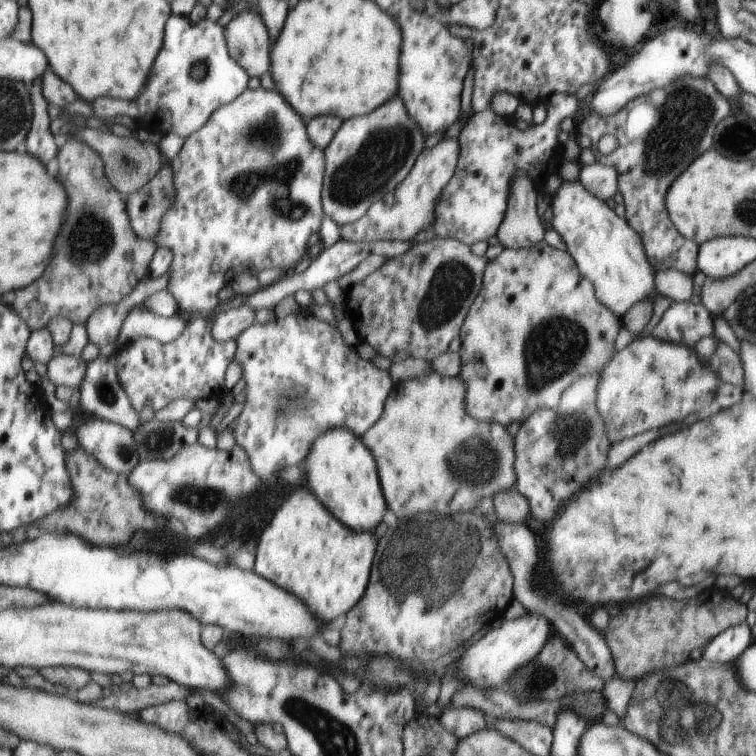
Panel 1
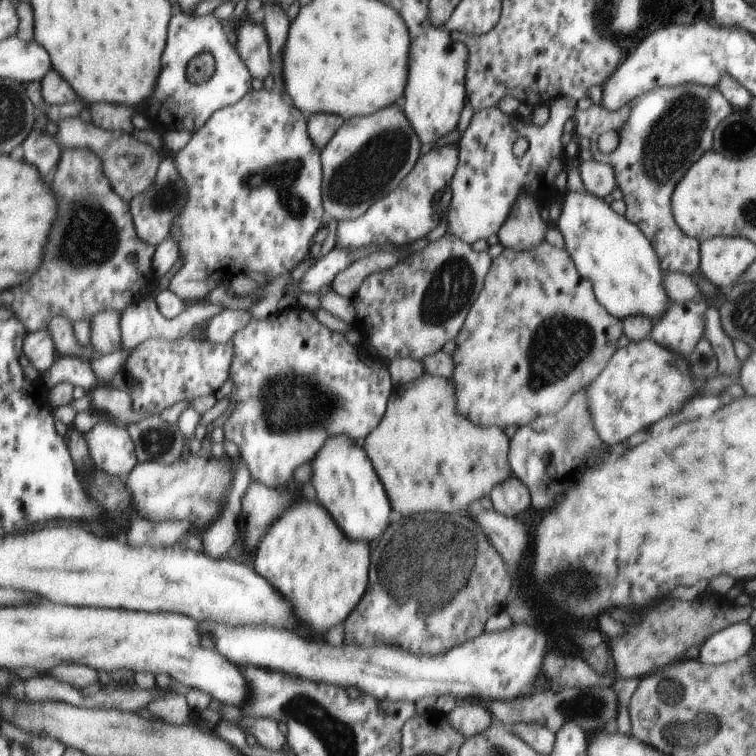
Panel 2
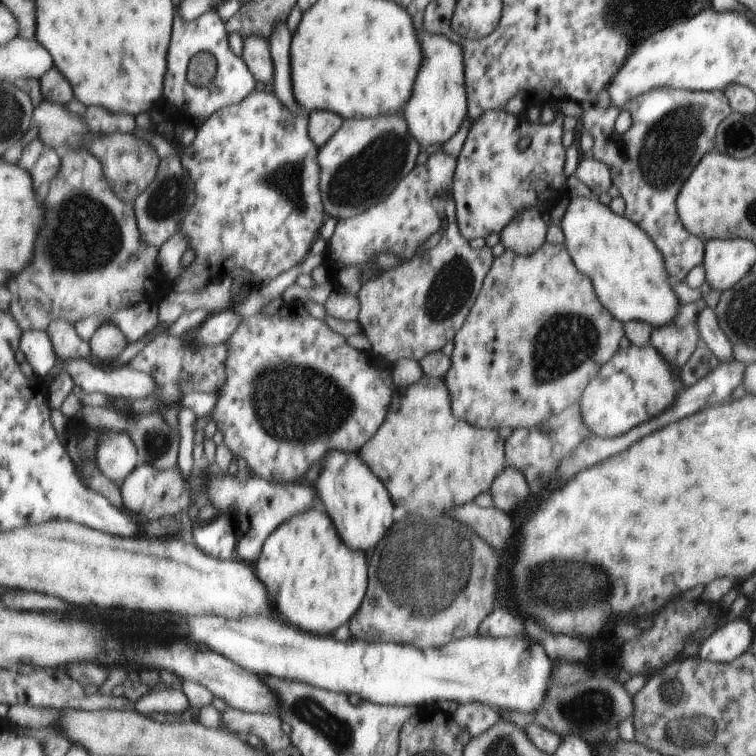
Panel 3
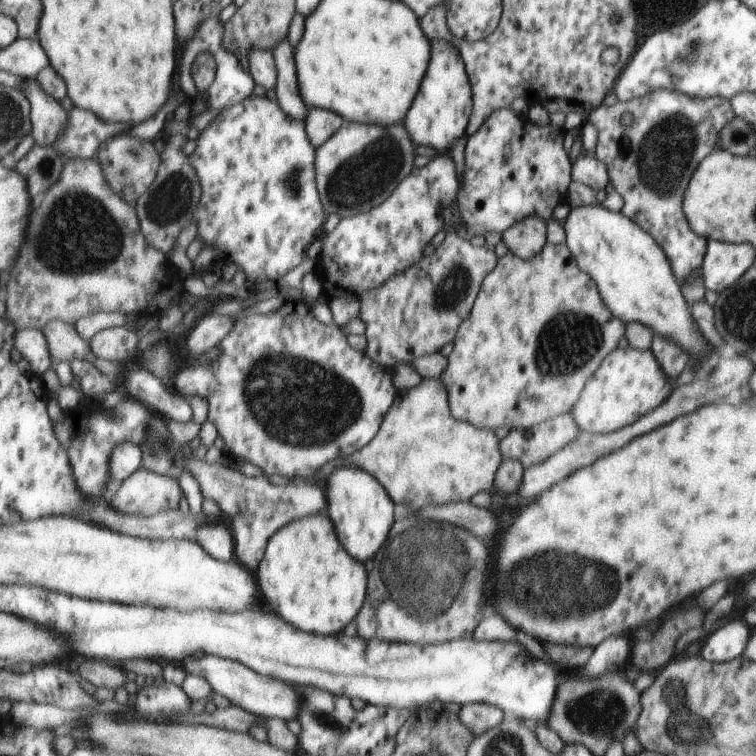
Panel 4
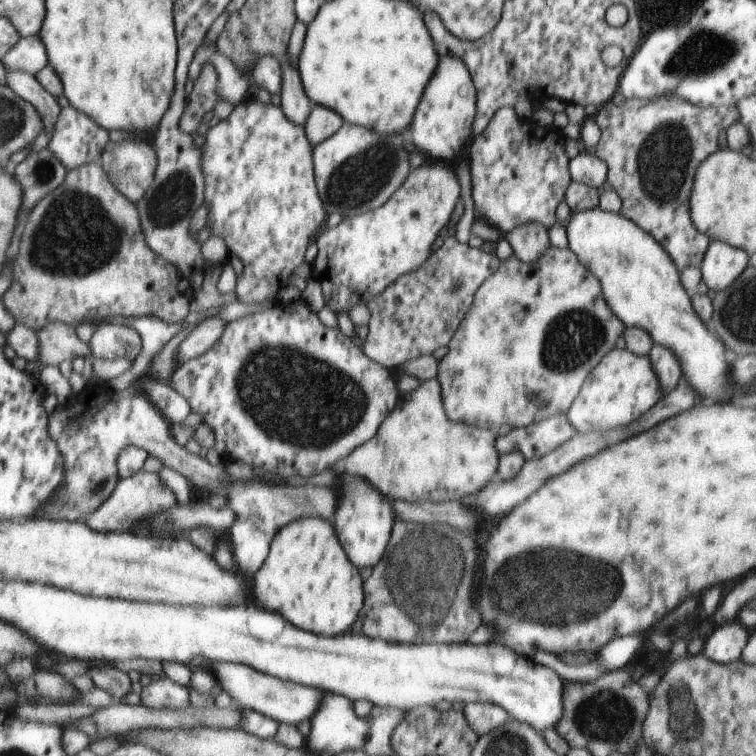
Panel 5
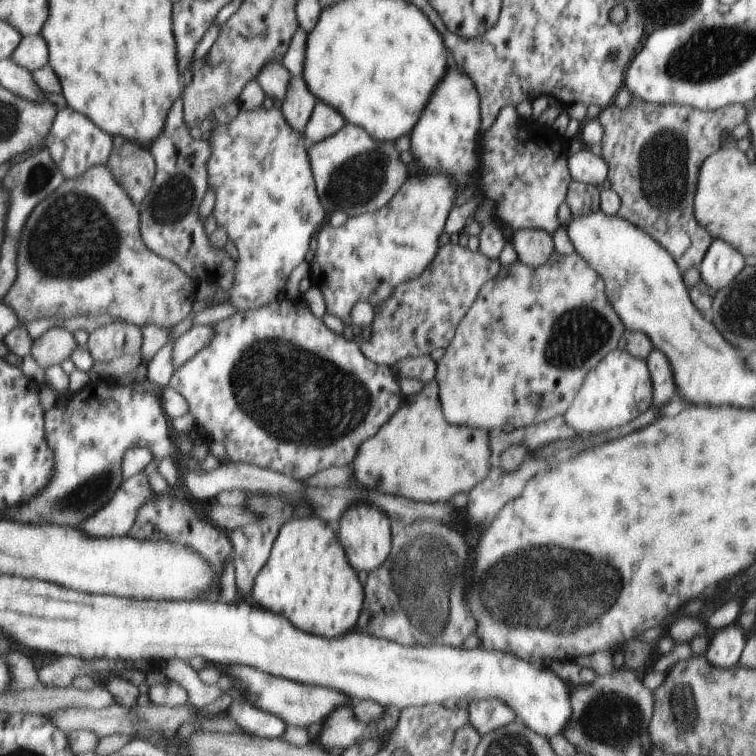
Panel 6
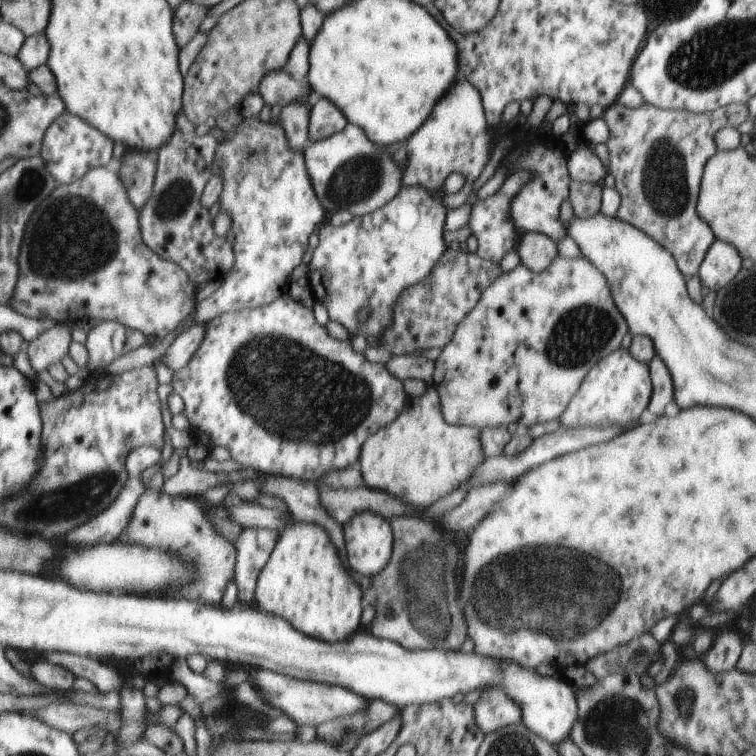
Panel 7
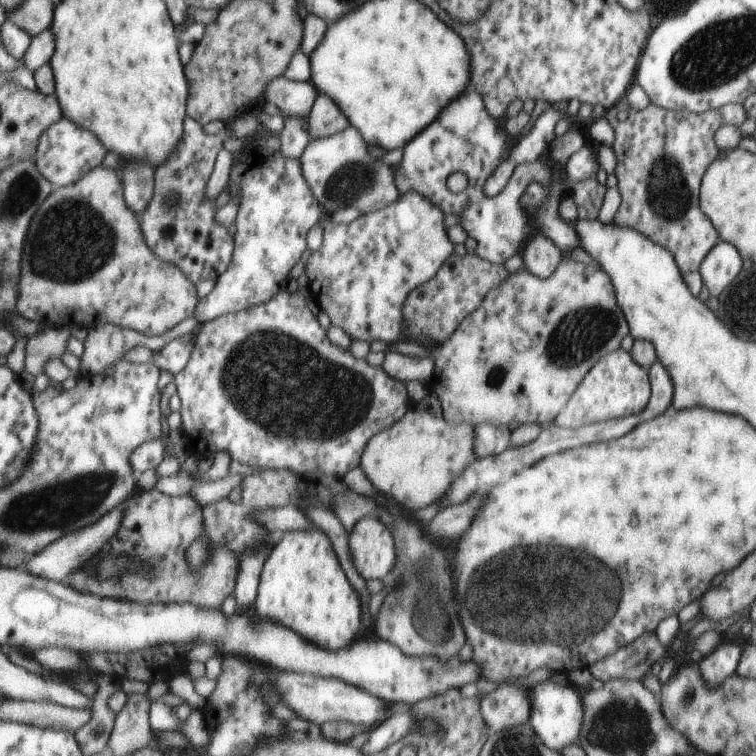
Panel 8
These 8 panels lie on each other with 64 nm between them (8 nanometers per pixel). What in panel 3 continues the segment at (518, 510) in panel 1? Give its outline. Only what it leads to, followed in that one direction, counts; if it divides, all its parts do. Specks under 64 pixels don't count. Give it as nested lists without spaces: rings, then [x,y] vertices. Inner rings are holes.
[[[506,466],[490,490],[494,507],[505,513],[514,512],[524,500],[529,502],[531,490],[523,474],[515,468]]]

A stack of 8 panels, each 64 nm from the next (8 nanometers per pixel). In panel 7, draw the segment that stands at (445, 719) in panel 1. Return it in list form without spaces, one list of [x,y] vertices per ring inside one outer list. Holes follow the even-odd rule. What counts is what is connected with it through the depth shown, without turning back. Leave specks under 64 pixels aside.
[[[486,691],[473,704],[478,728],[485,733],[494,732],[506,725],[522,722],[520,707],[502,691]]]

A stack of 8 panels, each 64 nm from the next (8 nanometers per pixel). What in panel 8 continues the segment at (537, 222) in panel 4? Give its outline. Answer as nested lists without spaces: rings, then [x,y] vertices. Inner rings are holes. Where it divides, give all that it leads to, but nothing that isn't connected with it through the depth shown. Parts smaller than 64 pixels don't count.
[[[542,233],[531,236],[524,252],[521,252],[526,269],[539,277],[549,277],[560,264],[564,254],[562,250]]]

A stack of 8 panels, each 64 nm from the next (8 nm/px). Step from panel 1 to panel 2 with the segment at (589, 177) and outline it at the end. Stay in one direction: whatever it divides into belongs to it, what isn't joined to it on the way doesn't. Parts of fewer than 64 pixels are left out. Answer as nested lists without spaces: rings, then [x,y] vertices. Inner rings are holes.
[[[594,160],[578,161],[577,164],[586,191],[602,199],[614,192],[617,180],[614,180],[614,170],[610,170],[608,164]]]

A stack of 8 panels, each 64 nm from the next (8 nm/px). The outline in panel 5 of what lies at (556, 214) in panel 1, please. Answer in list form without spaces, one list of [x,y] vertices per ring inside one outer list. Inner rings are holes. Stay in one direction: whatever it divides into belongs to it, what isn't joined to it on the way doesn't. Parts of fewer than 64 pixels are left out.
[[[599,206],[592,210],[585,210],[572,214],[568,226],[564,228],[567,233],[568,248],[577,255],[577,259],[598,280],[605,301],[619,319],[625,321],[628,327],[642,327],[650,333],[656,344],[662,344],[670,348],[680,362],[684,362],[684,370],[690,376],[690,384],[696,388],[696,392],[704,398],[730,398],[732,390],[726,384],[724,372],[728,370],[728,362],[724,356],[724,346],[720,340],[716,340],[704,324],[700,324],[700,317],[692,305],[692,299],[688,297],[682,287],[675,264],[670,255],[660,246],[660,243],[646,232],[639,224],[626,218],[623,214],[613,213],[601,209]]]

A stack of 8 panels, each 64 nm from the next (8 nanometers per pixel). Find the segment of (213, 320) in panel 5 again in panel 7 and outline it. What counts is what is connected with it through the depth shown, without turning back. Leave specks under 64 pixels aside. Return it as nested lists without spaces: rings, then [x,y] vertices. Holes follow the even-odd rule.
[[[194,323],[170,344],[170,347],[166,350],[166,354],[160,359],[173,371],[184,368],[202,344],[205,332],[205,325]]]

